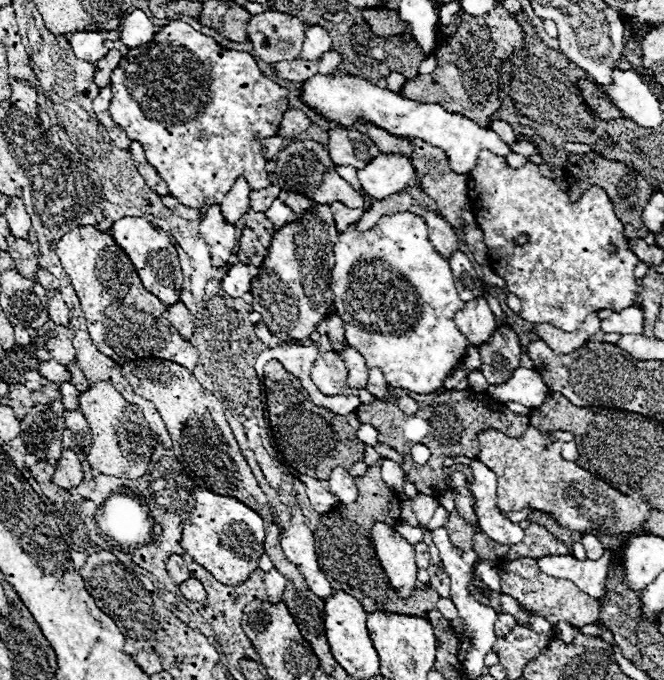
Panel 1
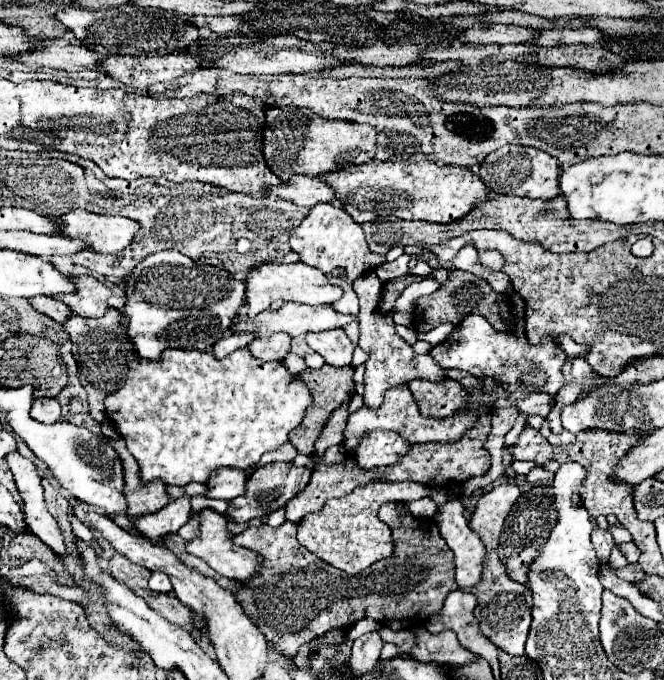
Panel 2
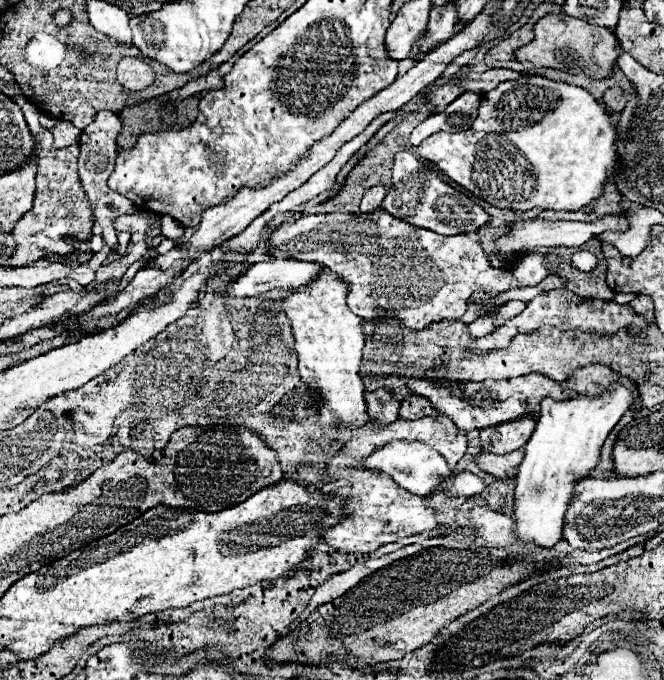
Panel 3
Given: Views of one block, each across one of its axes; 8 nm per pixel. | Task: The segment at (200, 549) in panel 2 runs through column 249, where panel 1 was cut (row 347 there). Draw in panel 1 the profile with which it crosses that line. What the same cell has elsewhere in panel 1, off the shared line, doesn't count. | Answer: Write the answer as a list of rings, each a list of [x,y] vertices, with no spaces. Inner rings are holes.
[[[592,312],[576,332],[562,332],[560,328],[554,328],[550,324],[538,324],[534,328],[534,334],[540,340],[544,340],[552,348],[552,352],[564,356],[586,344],[588,338],[598,330],[600,330],[600,318],[596,316],[596,312]]]

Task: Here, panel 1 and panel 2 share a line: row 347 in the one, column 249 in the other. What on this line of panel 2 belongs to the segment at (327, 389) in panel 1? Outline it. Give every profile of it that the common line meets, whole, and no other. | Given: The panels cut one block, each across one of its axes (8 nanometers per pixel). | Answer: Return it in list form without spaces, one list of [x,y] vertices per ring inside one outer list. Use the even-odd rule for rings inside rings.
[[[286,302],[278,310],[266,310],[266,312],[258,314],[256,318],[238,320],[232,330],[236,330],[236,332],[254,332],[258,338],[266,338],[266,336],[272,336],[276,332],[288,332],[292,338],[296,338],[296,336],[306,334],[306,332],[324,332],[324,330],[334,330],[334,328],[344,328],[352,320],[356,320],[354,314],[336,312],[328,304],[324,304],[324,306],[306,306],[306,304],[298,304],[298,302]]]

